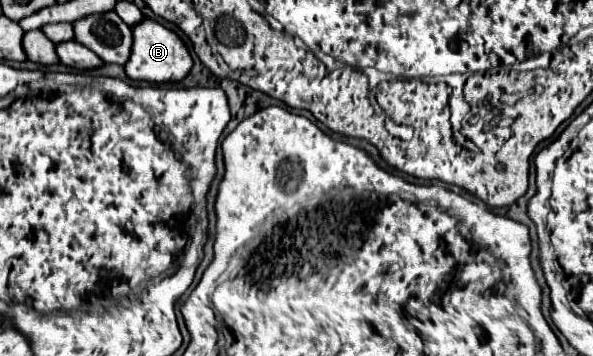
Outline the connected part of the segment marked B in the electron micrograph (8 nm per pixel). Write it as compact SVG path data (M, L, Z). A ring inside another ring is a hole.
M145 18L145 22L141 22L139 26L135 26L133 52L131 52L129 62L125 64L125 74L129 80L145 80L151 84L181 82L191 72L191 68L193 68L193 58L189 50L185 48L185 44L181 42L181 38L173 30L149 18Z

